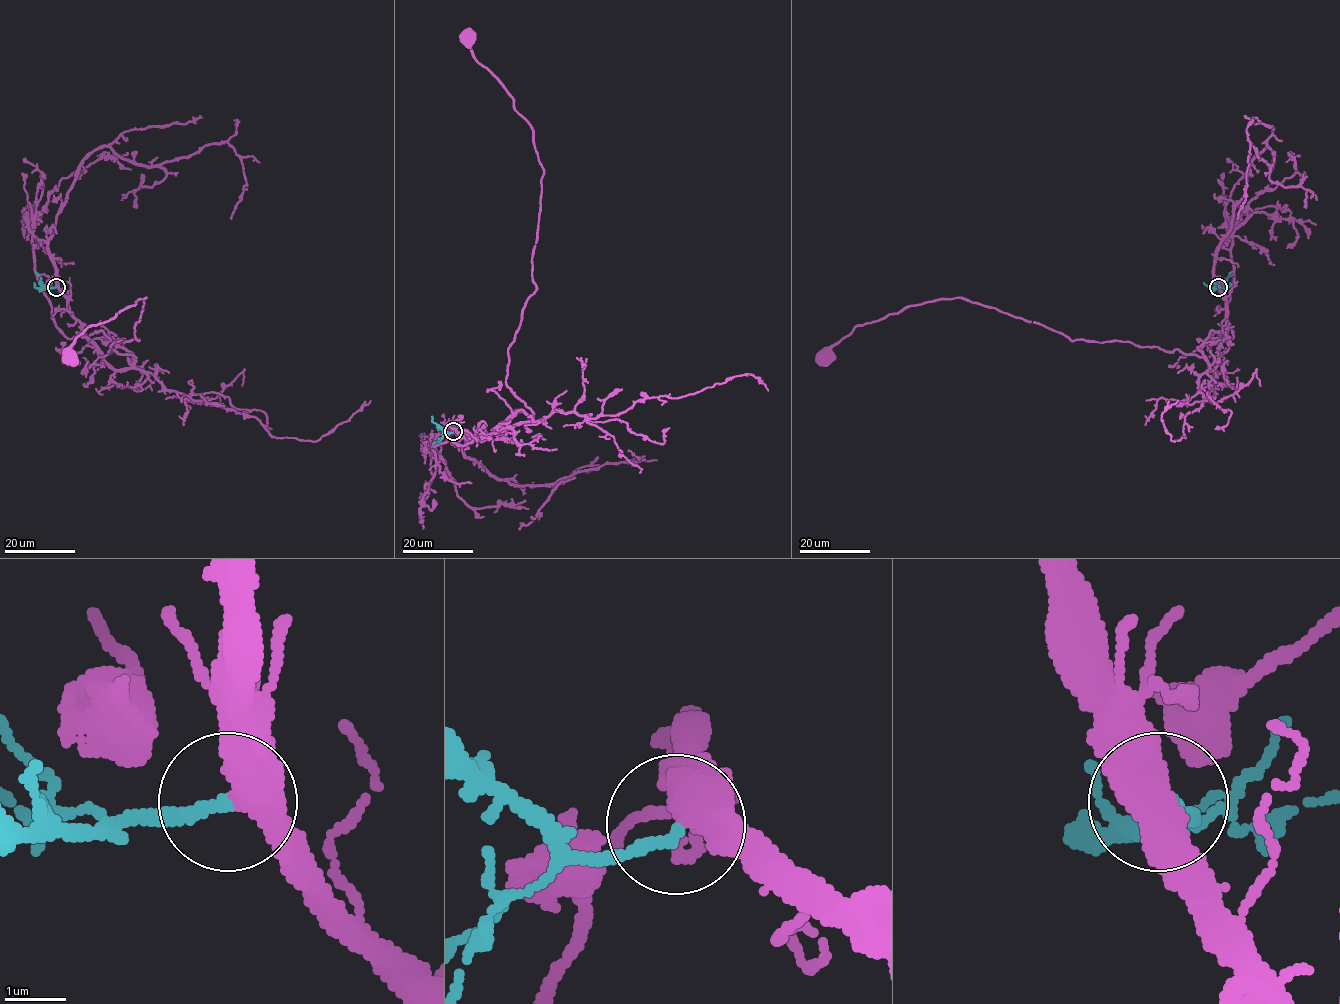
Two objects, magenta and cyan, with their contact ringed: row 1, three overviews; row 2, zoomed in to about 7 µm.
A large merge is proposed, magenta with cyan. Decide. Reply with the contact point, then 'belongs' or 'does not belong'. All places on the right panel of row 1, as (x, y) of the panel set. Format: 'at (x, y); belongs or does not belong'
at (1218, 287); belongs

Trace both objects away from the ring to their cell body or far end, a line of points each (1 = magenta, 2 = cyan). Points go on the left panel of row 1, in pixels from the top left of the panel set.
1: (56, 287), (87, 335), (102, 331), (135, 357), (108, 351), (138, 341), (146, 297), (90, 325), (69, 357)
2: (56, 287), (36, 288), (35, 282)

